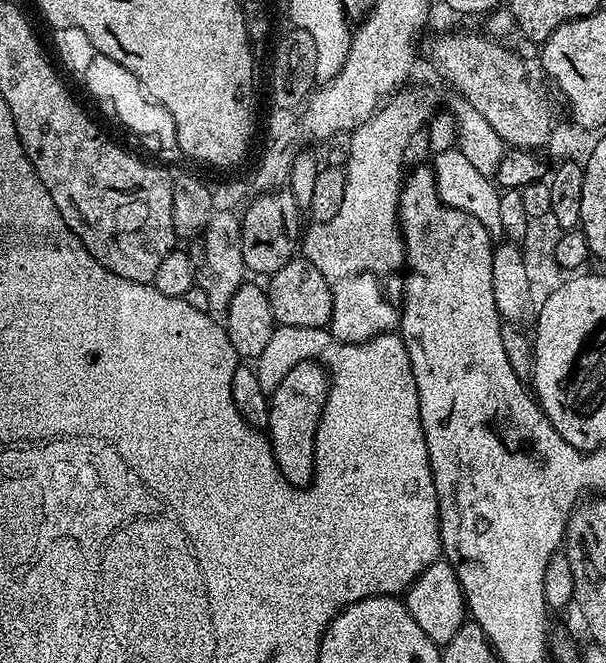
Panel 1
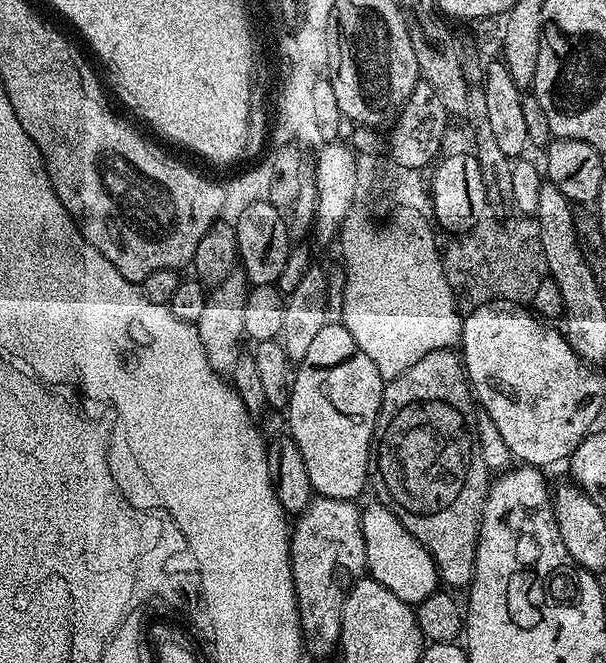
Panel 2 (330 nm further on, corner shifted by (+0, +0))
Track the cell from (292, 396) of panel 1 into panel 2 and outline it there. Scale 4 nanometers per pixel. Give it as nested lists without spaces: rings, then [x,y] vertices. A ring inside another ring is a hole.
[[[329,322],[318,330],[306,358],[295,365],[292,378],[292,393],[288,395],[287,435],[302,450],[306,458],[306,471],[310,474],[310,486],[316,496],[325,496],[335,500],[355,501],[356,496],[366,492],[368,478],[368,451],[372,445],[372,435],[376,419],[380,413],[380,403],[386,380],[381,376],[378,366],[366,358],[366,354],[354,342],[354,334],[346,330],[343,323]]]

